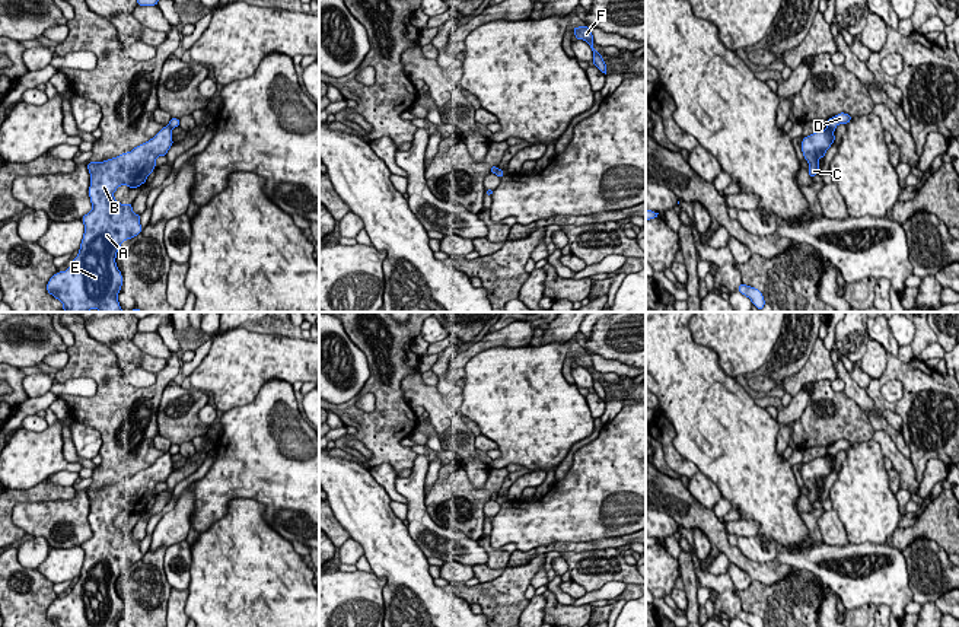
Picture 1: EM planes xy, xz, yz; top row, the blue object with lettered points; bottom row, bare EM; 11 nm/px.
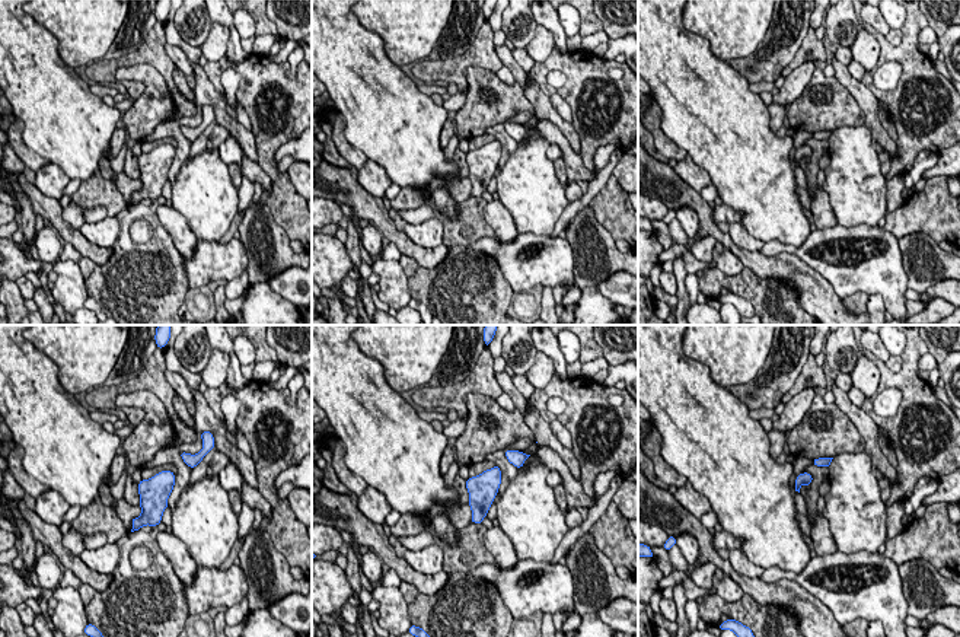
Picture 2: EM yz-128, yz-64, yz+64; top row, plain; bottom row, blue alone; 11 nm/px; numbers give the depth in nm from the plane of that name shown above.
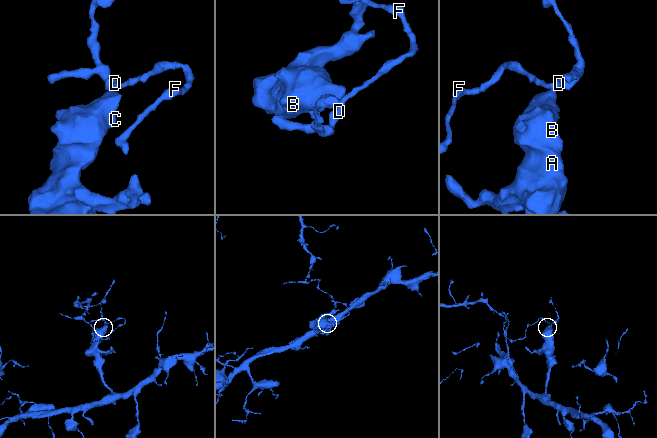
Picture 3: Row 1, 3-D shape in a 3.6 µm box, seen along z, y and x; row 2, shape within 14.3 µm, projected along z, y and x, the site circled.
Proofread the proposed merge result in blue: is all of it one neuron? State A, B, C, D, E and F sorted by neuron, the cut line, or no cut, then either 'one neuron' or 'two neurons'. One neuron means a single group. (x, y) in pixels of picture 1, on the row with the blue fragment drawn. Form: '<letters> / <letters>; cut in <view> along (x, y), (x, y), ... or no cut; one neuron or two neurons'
A B C E / D F; cut in yz along (828, 127), (834, 130); two neurons

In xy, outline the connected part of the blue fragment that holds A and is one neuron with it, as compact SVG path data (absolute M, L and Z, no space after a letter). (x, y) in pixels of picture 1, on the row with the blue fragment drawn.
M165 125L153 139L103 162L89 162L86 166L90 174L89 197L92 210L82 217L85 233L77 257L66 271L55 273L47 283L47 292L63 303L64 312L125 312L118 302L122 286L122 274L117 267L115 258L121 244L137 236L143 226L140 216L133 211L133 204L122 206L114 198L118 187L127 185L130 190L146 184L147 176L154 171L156 159L166 156L172 147L172 128Z

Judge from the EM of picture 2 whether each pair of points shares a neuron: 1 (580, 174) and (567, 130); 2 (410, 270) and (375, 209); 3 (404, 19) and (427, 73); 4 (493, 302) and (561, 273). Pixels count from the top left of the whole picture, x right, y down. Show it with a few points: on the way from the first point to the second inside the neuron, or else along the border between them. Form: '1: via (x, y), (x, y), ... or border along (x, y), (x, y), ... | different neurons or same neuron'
1: border along (551, 123), (580, 155) | different neurons
2: border along (402, 252), (420, 266) | different neurons
3: border along (427, 57), (415, 63) | different neurons
4: border along (497, 261), (513, 292) | different neurons

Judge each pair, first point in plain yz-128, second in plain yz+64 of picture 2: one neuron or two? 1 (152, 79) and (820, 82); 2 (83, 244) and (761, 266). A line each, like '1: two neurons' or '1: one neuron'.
1: one neuron
2: one neuron

